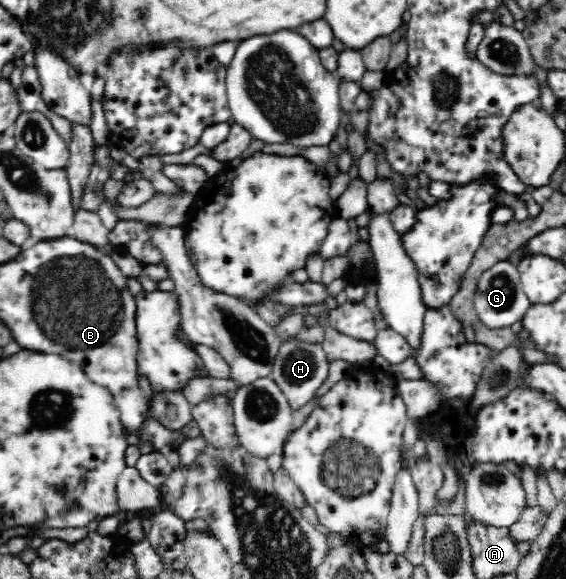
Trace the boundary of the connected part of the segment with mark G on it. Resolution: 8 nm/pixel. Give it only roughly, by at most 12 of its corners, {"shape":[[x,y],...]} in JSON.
{"shape":[[497,261],[477,277],[473,307],[495,330],[531,302],[517,266]]}

